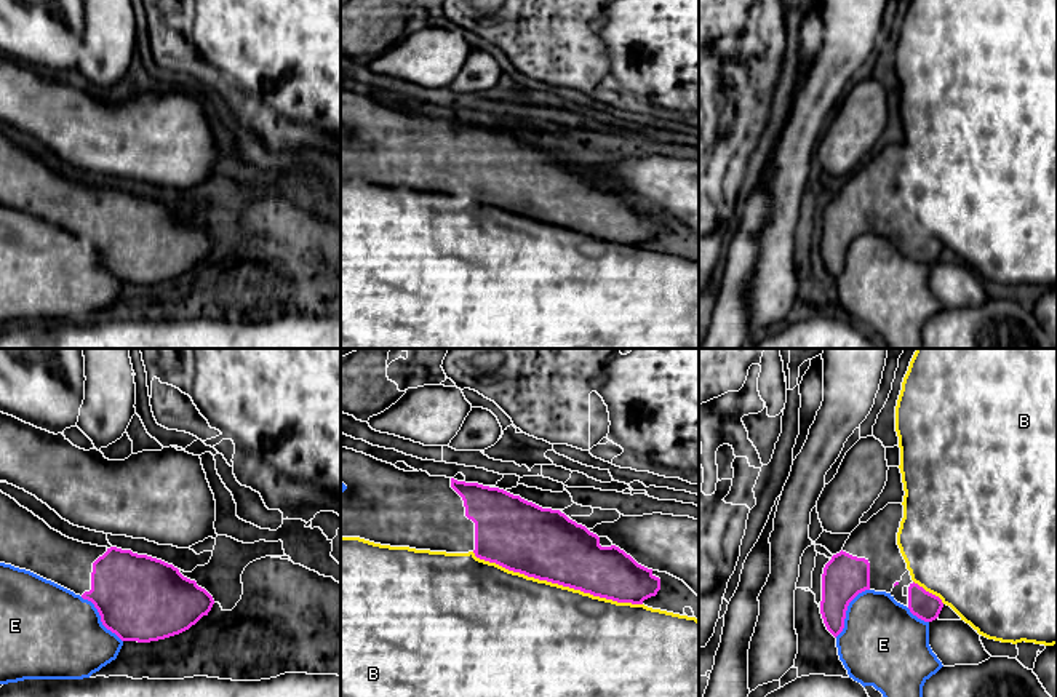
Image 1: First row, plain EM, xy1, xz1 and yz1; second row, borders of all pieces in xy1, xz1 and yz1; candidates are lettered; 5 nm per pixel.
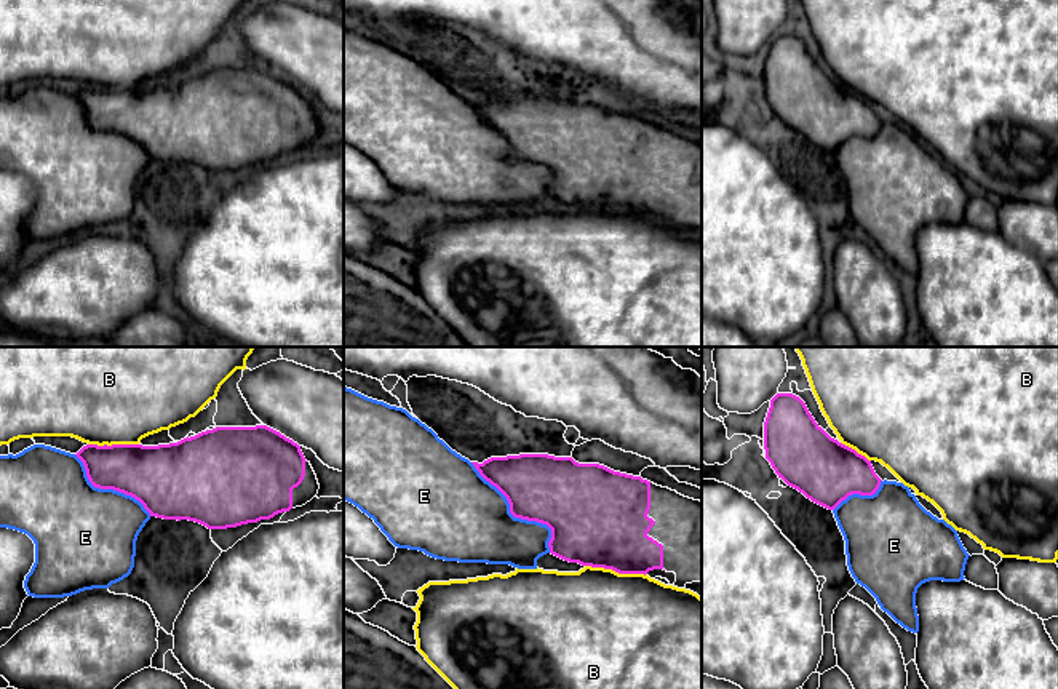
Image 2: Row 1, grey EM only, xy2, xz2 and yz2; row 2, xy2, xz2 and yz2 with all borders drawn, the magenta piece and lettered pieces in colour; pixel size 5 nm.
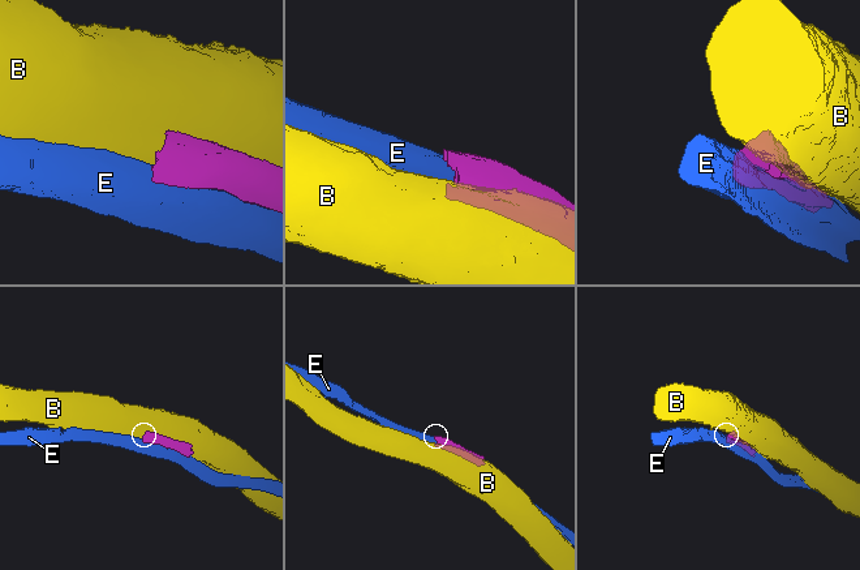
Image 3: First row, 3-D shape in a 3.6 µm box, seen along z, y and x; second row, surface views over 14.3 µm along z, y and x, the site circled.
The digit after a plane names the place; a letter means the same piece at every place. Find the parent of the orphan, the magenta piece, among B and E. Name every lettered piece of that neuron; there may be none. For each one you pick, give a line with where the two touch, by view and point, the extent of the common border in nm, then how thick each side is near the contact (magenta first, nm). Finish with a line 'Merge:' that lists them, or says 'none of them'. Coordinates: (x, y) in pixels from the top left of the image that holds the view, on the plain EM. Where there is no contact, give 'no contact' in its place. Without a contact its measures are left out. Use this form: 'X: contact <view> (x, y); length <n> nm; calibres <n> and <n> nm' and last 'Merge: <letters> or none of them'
Merge: none of them

